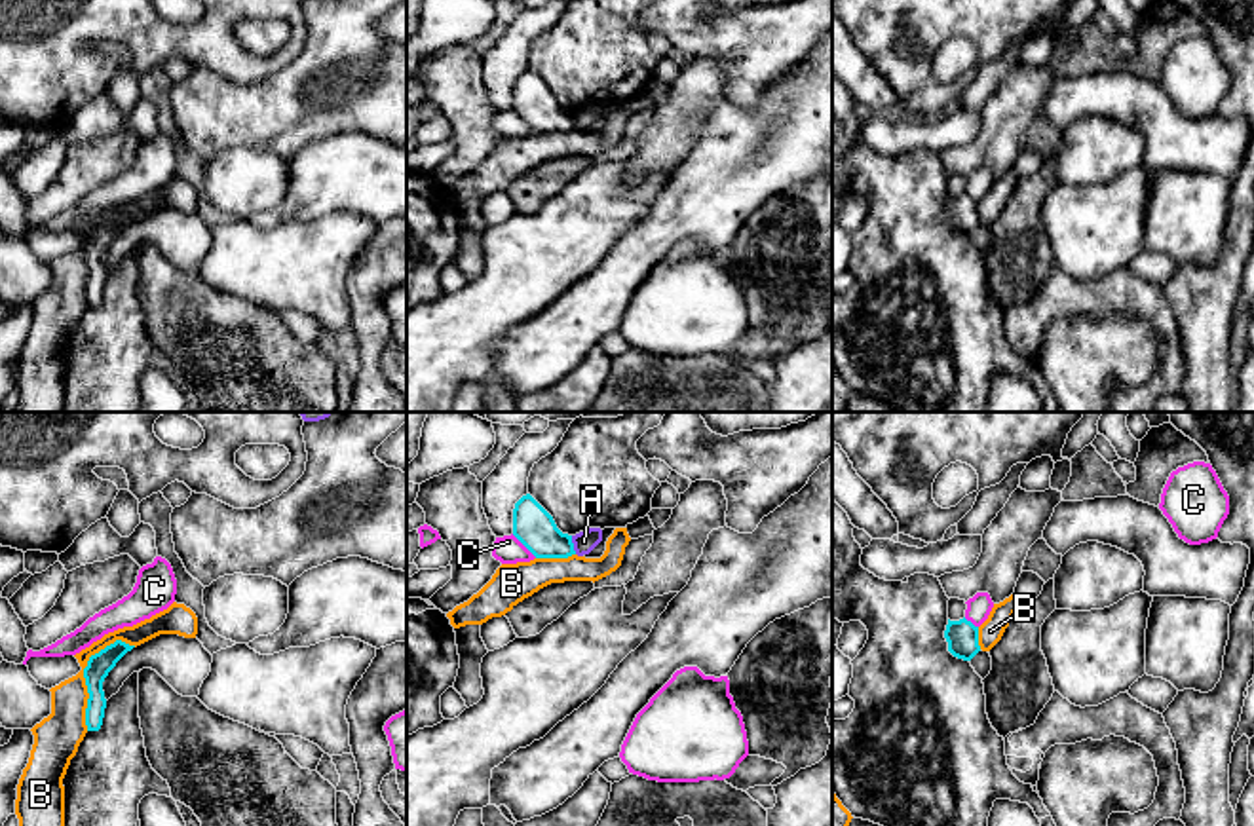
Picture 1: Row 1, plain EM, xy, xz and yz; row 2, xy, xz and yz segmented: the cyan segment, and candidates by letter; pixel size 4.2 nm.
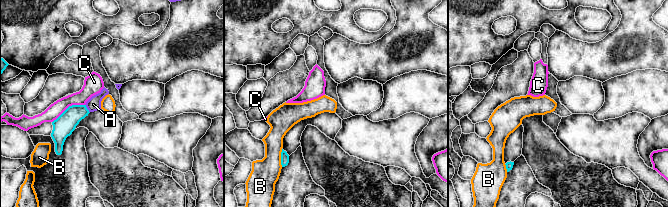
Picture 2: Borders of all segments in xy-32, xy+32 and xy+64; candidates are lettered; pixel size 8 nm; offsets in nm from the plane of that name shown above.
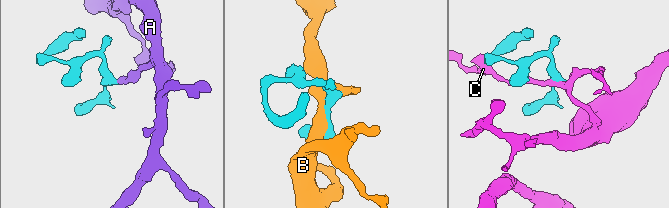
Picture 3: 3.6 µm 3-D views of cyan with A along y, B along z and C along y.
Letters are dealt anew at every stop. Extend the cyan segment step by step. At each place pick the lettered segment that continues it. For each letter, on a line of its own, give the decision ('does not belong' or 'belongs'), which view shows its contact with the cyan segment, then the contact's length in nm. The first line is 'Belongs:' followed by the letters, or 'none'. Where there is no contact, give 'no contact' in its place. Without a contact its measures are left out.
Belongs: none
A: does not belong; meets cyan in xz; contact 80 nm long
B: does not belong; meets cyan in xy; contact 420 nm long
C: does not belong; meets cyan in xz; contact 150 nm long

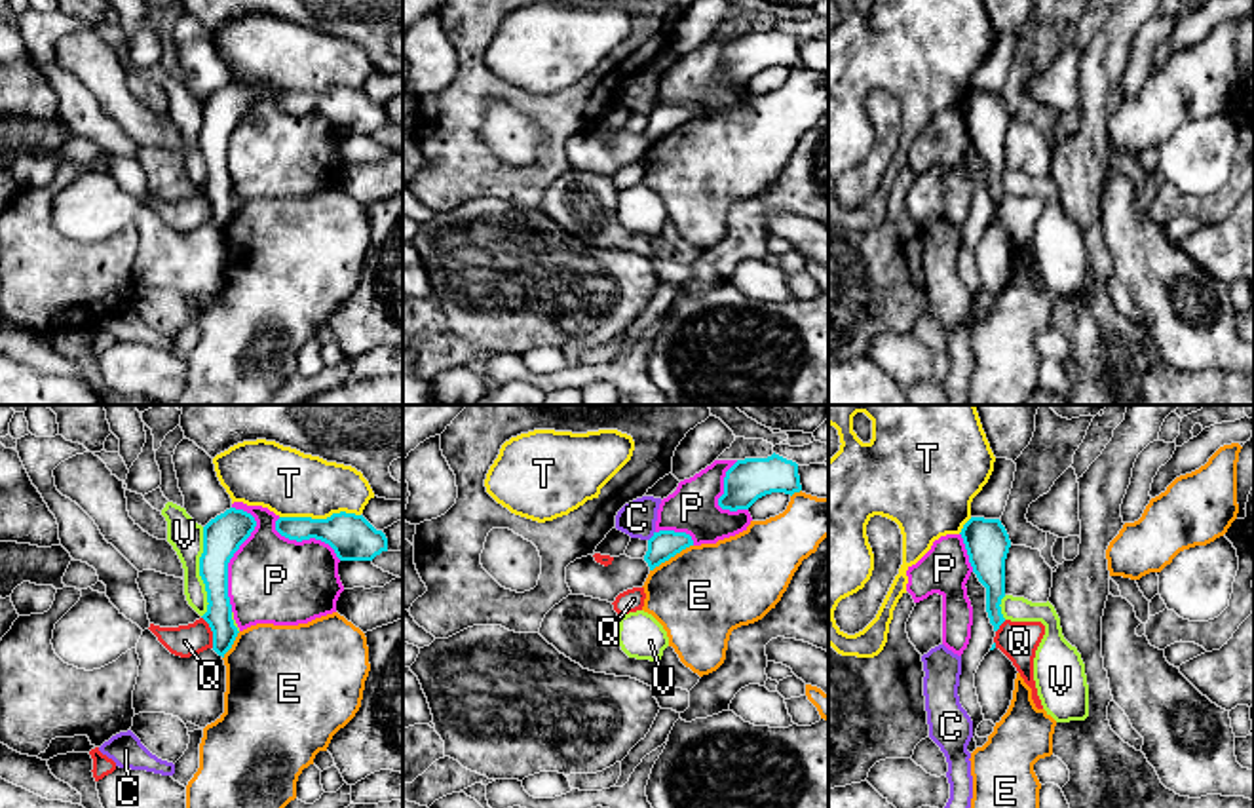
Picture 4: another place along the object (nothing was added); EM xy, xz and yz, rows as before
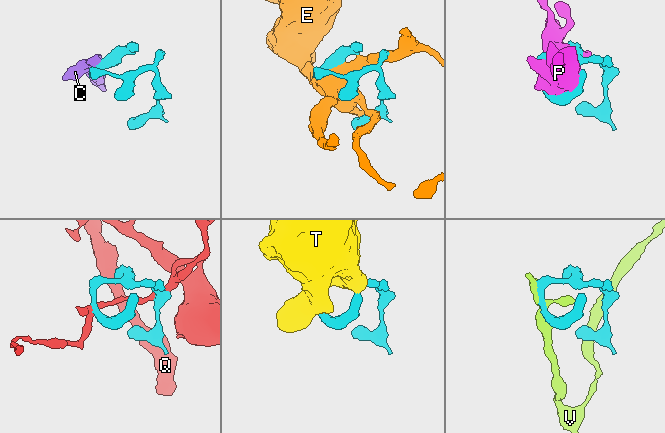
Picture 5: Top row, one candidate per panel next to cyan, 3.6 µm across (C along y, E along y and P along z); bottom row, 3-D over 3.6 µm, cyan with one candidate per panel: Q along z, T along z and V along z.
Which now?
Belongs: none
C: does not belong; meets cyan in xz; contact 50 nm long
E: does not belong; meets cyan in xz; contact 220 nm long
P: does not belong; meets cyan in xy; contact 440 nm long
Q: does not belong; meets cyan in xy; contact 140 nm long
T: does not belong; meets cyan in xy; contact 340 nm long
V: does not belong; meets cyan in xy; contact 380 nm long

